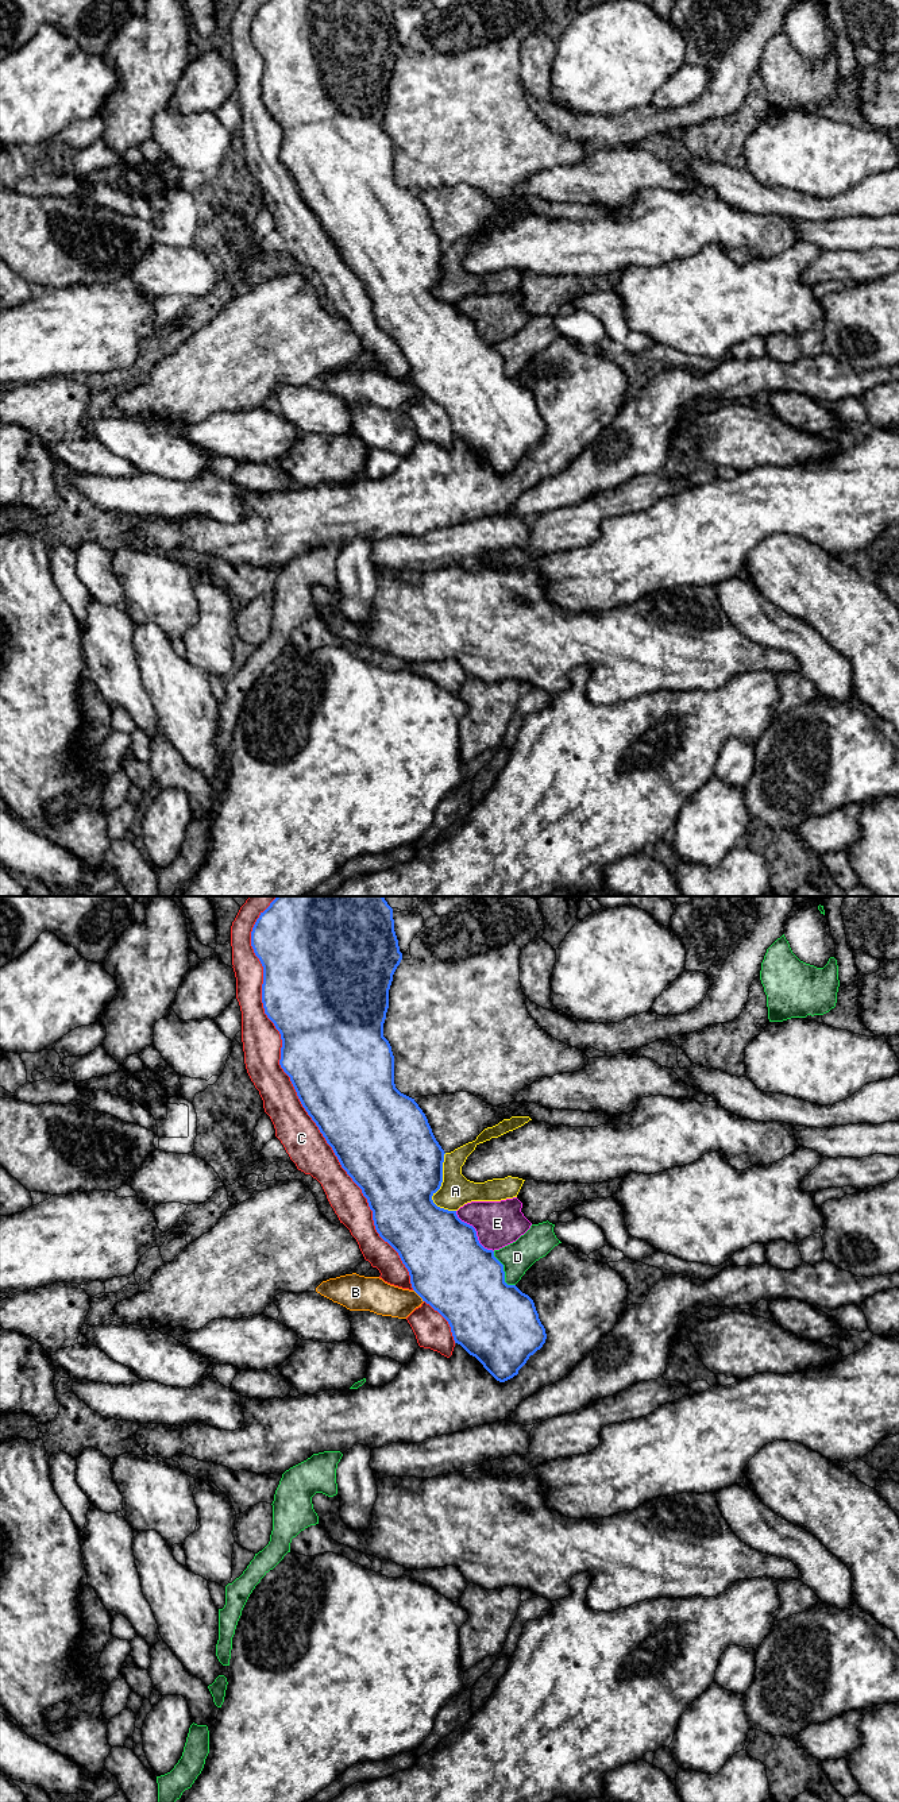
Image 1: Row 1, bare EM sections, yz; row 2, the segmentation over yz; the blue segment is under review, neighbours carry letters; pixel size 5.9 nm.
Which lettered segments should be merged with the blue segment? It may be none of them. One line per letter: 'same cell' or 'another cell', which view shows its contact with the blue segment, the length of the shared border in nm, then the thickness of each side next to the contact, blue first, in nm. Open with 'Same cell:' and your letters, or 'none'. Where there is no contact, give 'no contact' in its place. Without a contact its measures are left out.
Same cell: C
A: another cell; meets blue in yz; contact 360 nm long; 480 nm thick on the blue side, 190 nm on the other
B: another cell; meets blue in yz; contact 100 nm long; 480 nm thick on the blue side, 200 nm on the other
C: same cell; meets blue in yz; contact 2450 nm long; 500 nm thick on the blue side, 240 nm on the other
D: another cell; meets blue in yz; contact 240 nm long; 480 nm thick on the blue side, 190 nm on the other
E: another cell; meets blue in yz; contact 340 nm long; 460 nm thick on the blue side, 280 nm on the other

